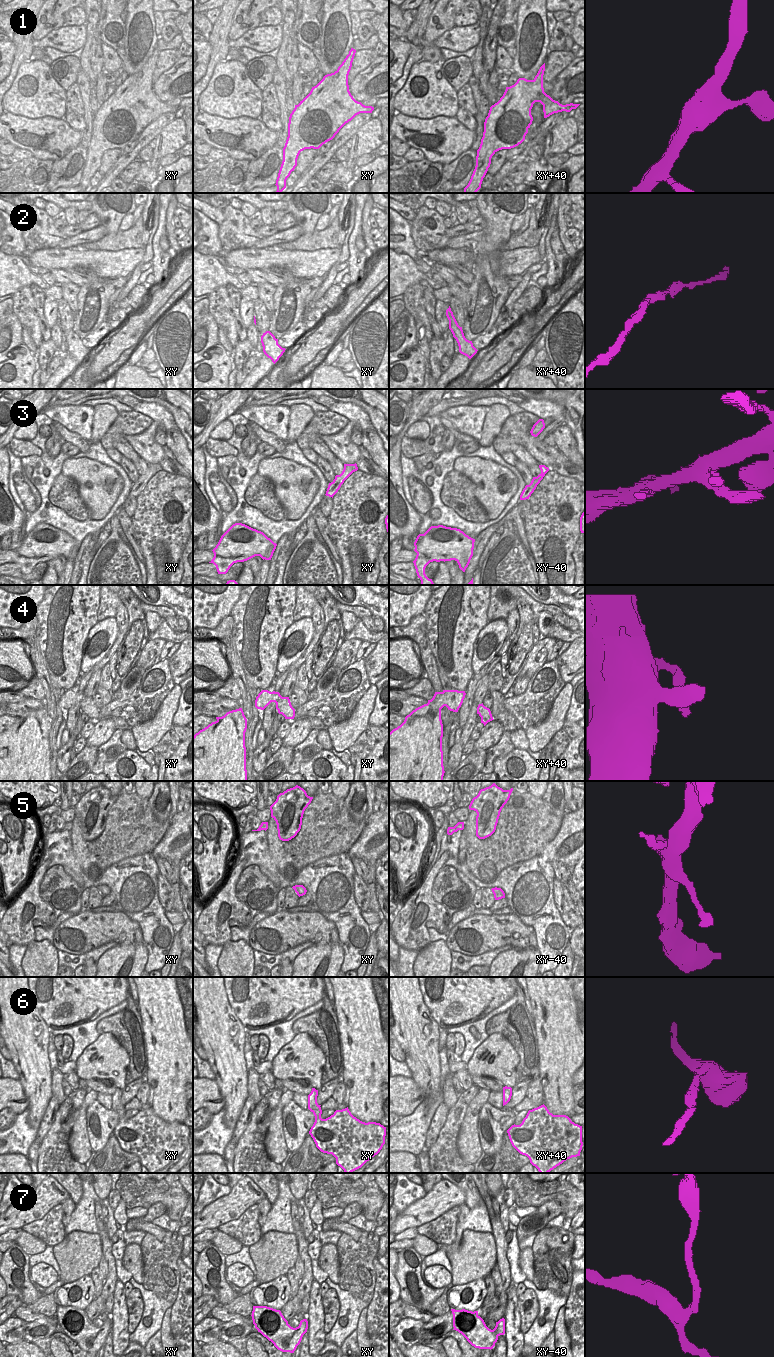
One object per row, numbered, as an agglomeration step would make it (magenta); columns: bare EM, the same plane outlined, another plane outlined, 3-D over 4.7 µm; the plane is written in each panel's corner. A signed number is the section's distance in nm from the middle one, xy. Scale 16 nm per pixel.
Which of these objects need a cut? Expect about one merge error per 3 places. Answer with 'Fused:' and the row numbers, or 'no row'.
Fused: no row

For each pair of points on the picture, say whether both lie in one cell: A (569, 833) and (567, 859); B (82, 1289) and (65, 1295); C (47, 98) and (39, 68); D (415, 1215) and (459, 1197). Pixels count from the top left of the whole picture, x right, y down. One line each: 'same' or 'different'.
A: same
B: same
C: same
D: same

